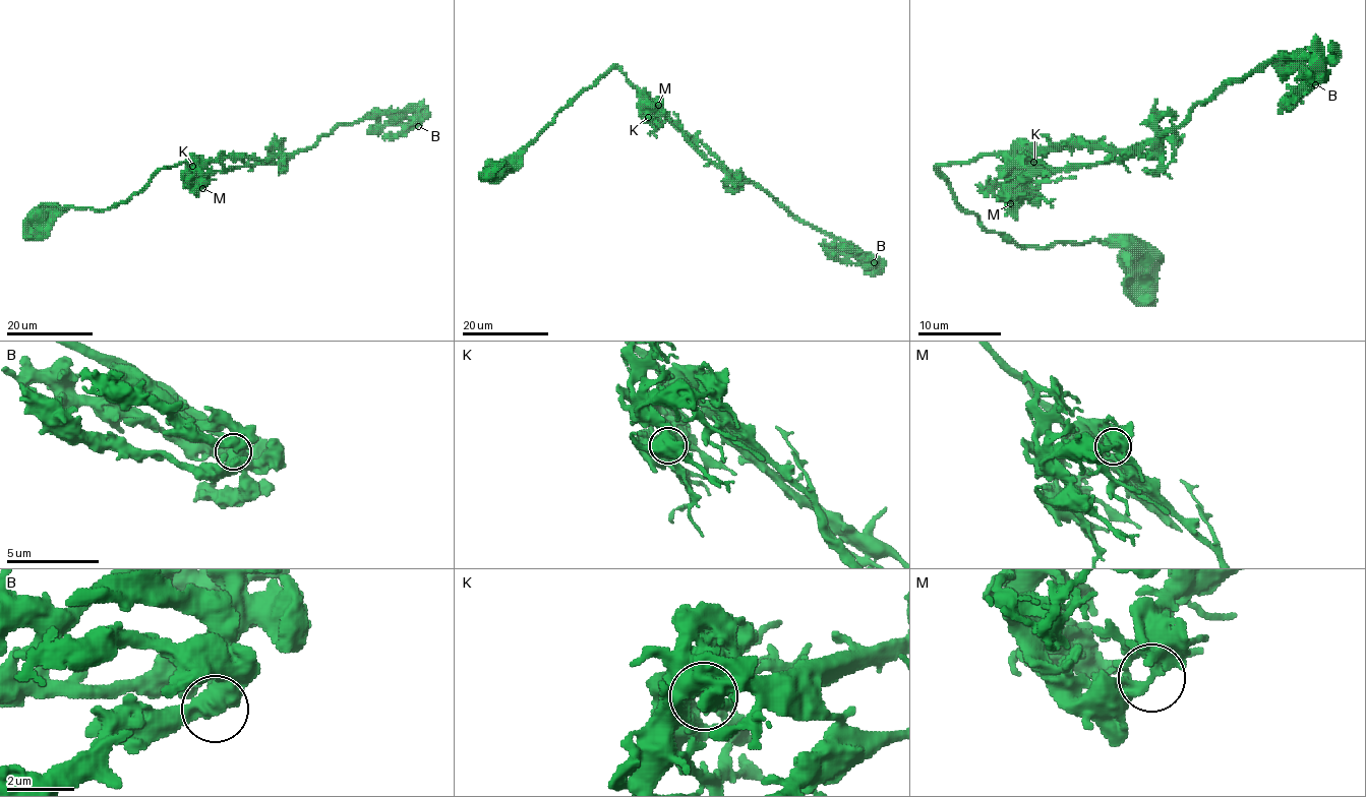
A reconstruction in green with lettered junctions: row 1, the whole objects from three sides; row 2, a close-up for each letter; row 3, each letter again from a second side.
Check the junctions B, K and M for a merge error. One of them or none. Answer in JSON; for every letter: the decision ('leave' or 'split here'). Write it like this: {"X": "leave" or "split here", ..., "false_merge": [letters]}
{"B": "leave", "K": "leave", "M": "leave", "false_merge": []}

